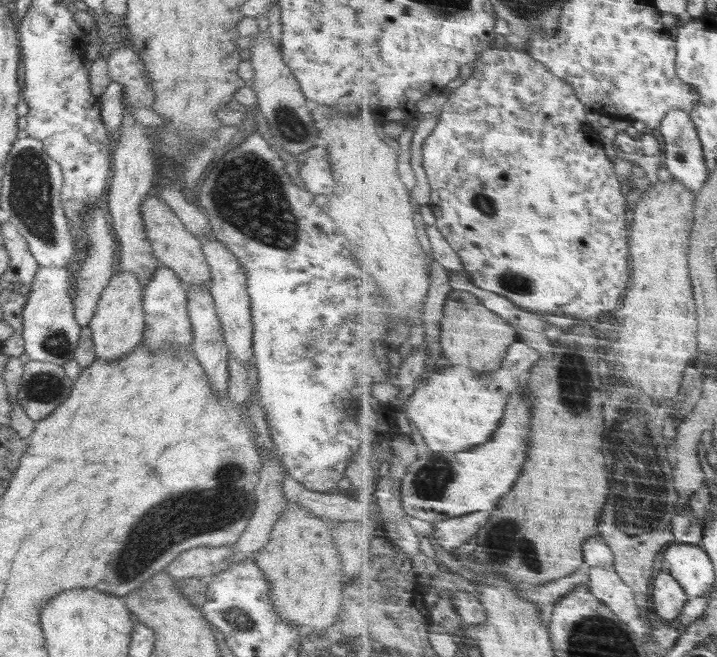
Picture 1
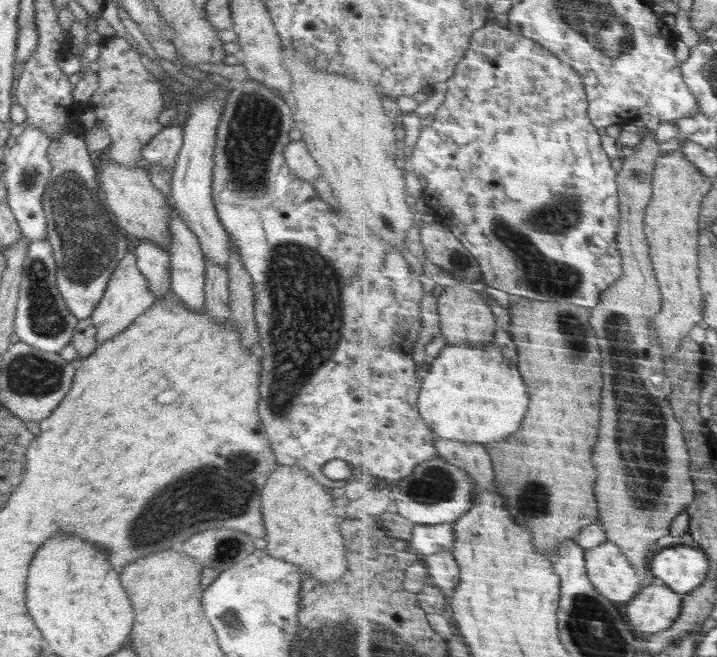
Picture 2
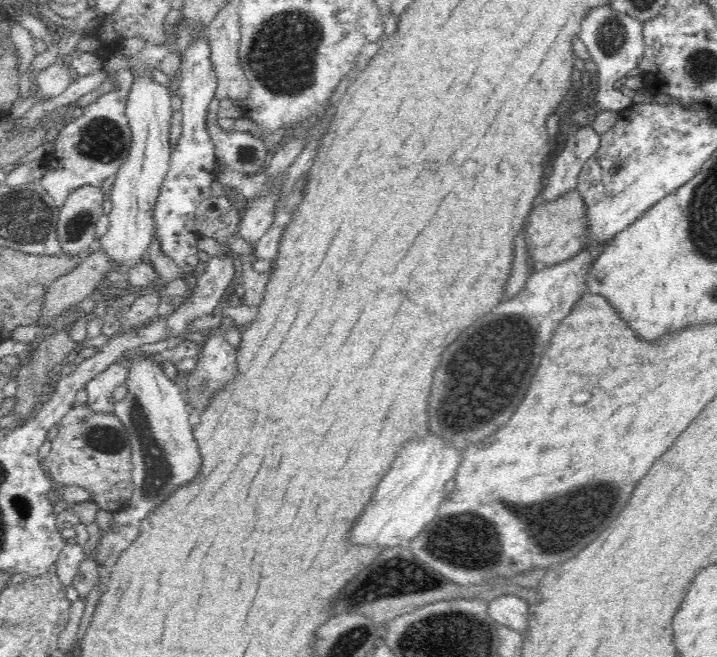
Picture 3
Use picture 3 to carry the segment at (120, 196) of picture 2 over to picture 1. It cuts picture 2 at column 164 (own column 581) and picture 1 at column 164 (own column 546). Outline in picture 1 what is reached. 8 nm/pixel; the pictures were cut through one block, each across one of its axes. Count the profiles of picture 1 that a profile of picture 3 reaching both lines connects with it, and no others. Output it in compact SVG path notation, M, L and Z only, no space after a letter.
M146 195L141 202L141 217L152 253L159 260L160 265L172 270L184 283L186 290L198 288L209 292L212 274L210 266L206 263L201 242L186 230L185 224L176 216L176 213L158 195Z

